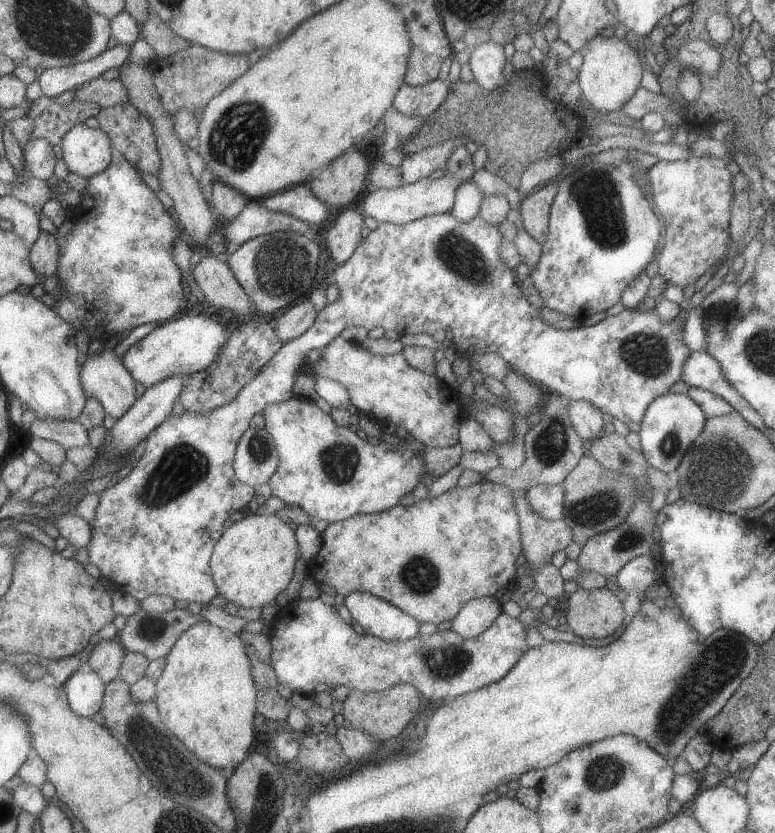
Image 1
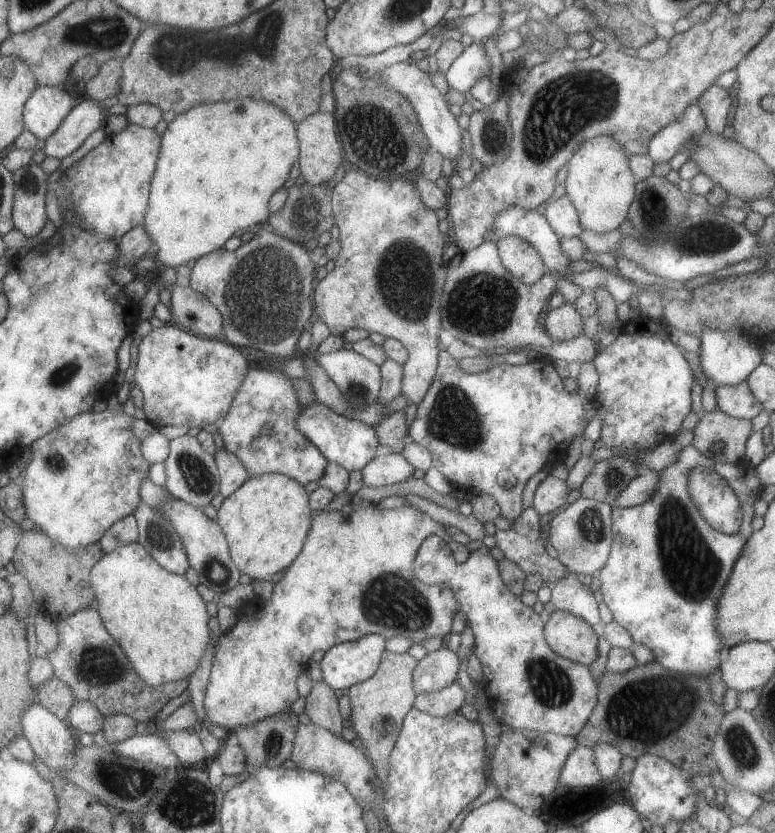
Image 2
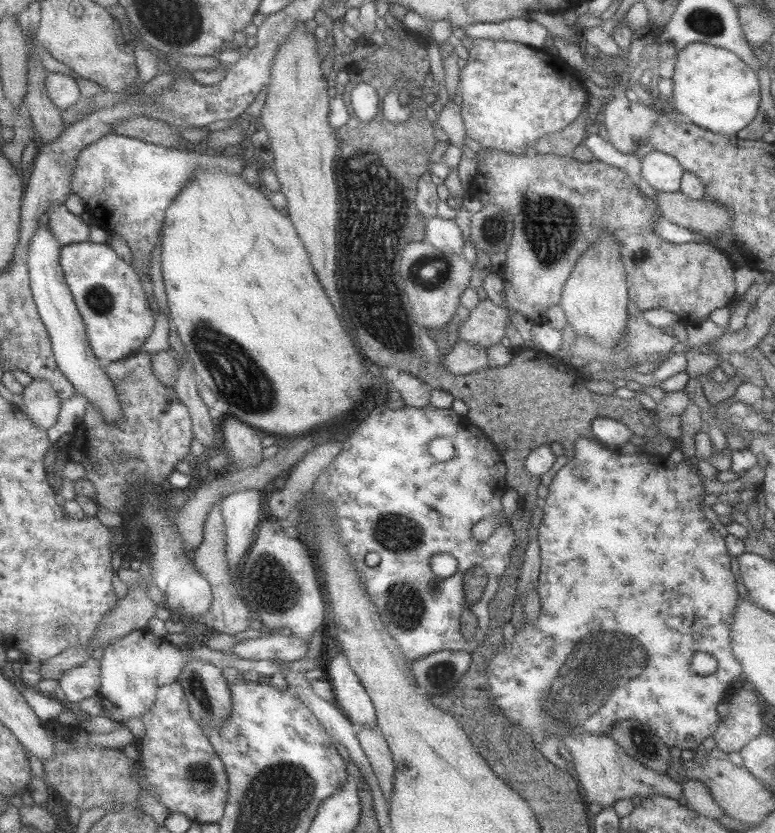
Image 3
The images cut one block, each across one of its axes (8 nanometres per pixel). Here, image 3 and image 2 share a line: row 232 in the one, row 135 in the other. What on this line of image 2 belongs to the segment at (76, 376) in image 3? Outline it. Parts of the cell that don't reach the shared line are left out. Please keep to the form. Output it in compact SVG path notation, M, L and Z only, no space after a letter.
M37 86L23 106L24 129L45 141L76 103L61 86Z

